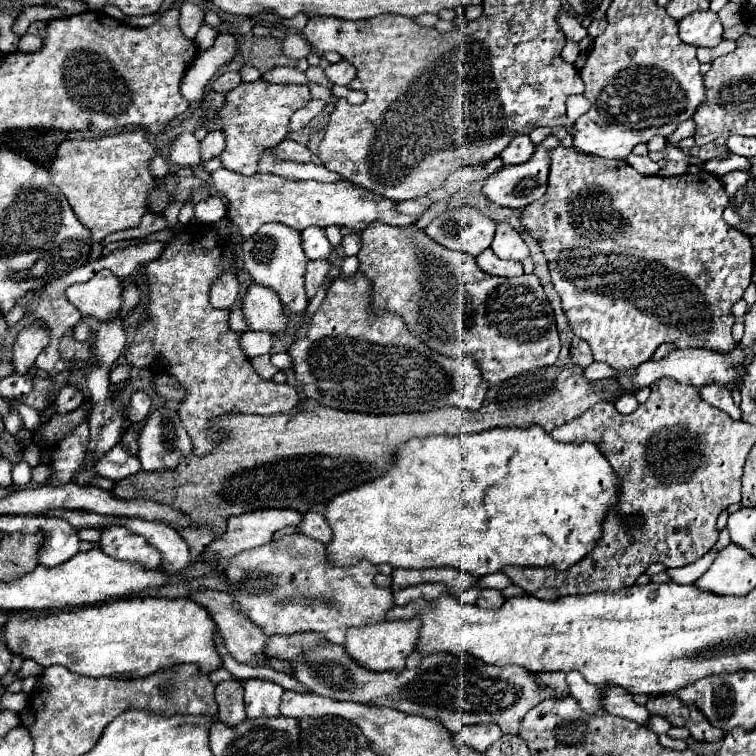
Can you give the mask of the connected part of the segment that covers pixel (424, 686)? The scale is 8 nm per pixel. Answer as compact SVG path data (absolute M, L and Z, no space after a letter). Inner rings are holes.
M326 643L306 653L300 661L292 663L292 667L292 675L316 695L336 701L372 703L374 707L380 705L402 713L422 715L426 719L440 721L452 733L460 731L464 725L488 721L498 723L502 731L518 733L518 721L536 703L552 697L550 689L542 689L532 683L532 677L524 667L488 665L474 655L452 655L450 651L424 655L414 649L406 659L404 671L376 673L360 667L342 645Z

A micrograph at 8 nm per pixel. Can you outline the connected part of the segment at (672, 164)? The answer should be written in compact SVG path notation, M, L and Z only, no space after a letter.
M666 161L662 163L662 169L658 175L662 177L676 177L676 175L684 175L688 171L688 163L686 161Z

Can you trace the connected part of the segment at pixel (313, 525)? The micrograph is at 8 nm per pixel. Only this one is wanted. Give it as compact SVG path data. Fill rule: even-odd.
M308 511L304 513L302 521L296 525L296 529L308 537L314 537L322 543L326 543L328 539L332 539L332 531L326 523L326 519L320 515L320 513L314 513L314 511Z

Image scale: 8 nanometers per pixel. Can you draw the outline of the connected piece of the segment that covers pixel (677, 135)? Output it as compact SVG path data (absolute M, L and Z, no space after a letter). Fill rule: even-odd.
M688 119L688 121L680 123L680 127L678 127L670 137L668 137L668 141L676 143L676 141L680 141L680 139L692 137L692 135L694 135L694 131L696 131L696 125L694 125L694 121L692 121L692 119Z

